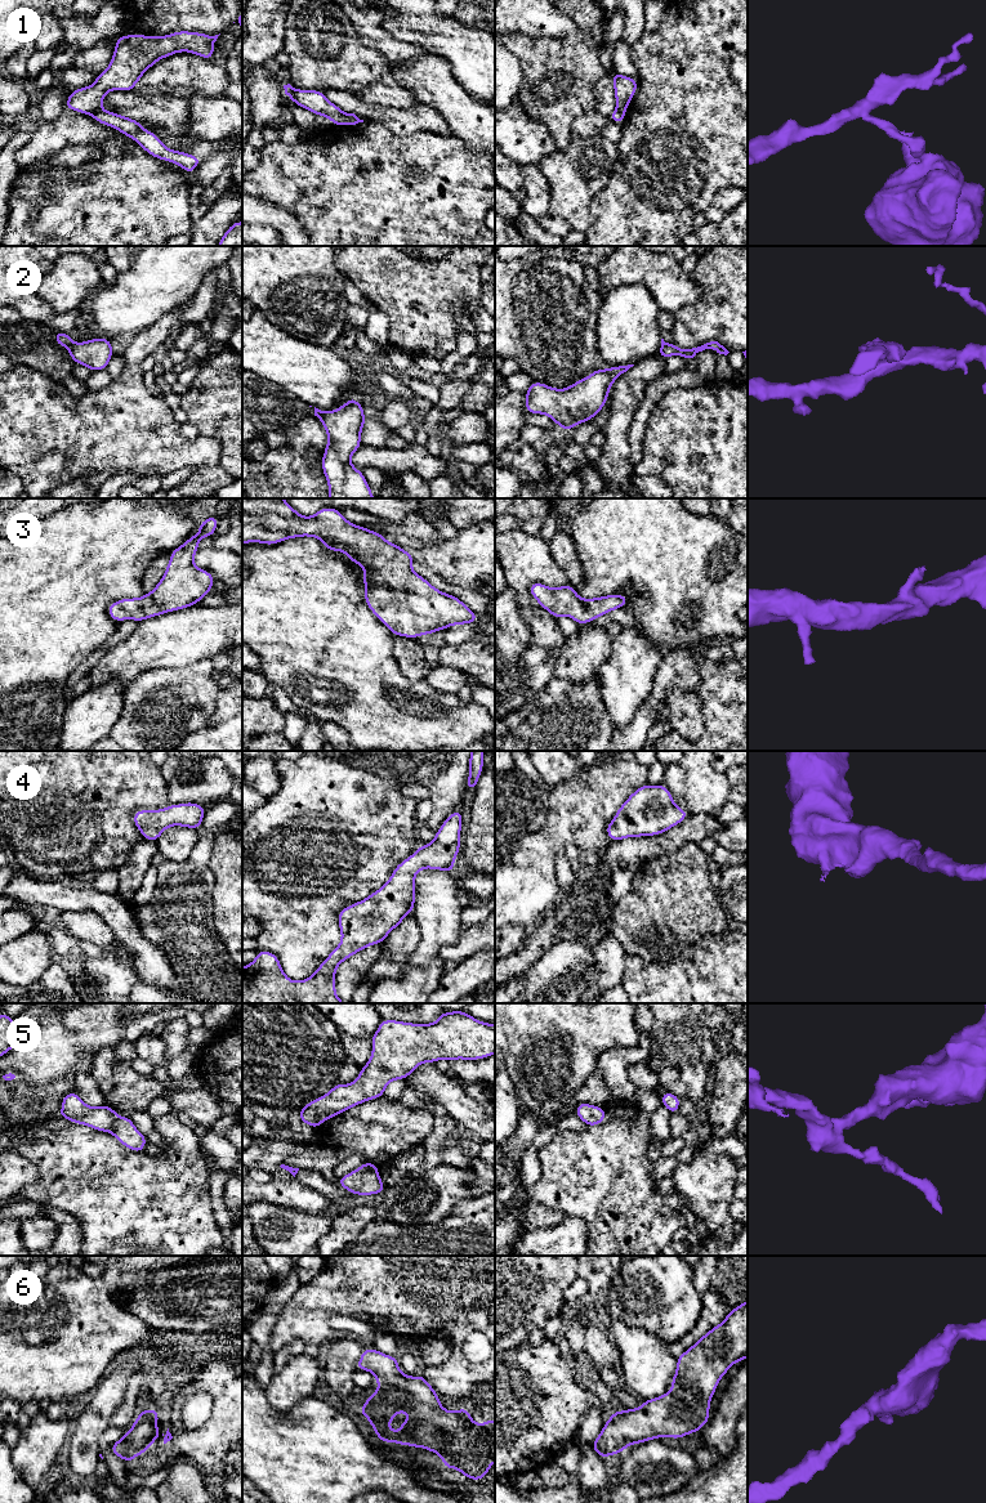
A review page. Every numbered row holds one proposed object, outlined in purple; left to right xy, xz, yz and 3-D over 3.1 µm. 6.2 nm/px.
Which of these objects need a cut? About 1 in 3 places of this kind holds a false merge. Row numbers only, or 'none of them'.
1, 2

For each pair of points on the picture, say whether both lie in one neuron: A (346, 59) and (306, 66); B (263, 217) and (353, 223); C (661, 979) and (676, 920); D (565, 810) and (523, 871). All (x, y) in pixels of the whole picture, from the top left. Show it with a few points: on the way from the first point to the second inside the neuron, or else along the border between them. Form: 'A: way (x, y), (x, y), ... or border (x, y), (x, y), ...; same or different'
A: way (335, 62), (316, 63); same
B: border (271, 202), (288, 209), (307, 232); different
C: border (692, 943), (664, 961), (637, 956); different
D: way (565, 826), (535, 855); same

